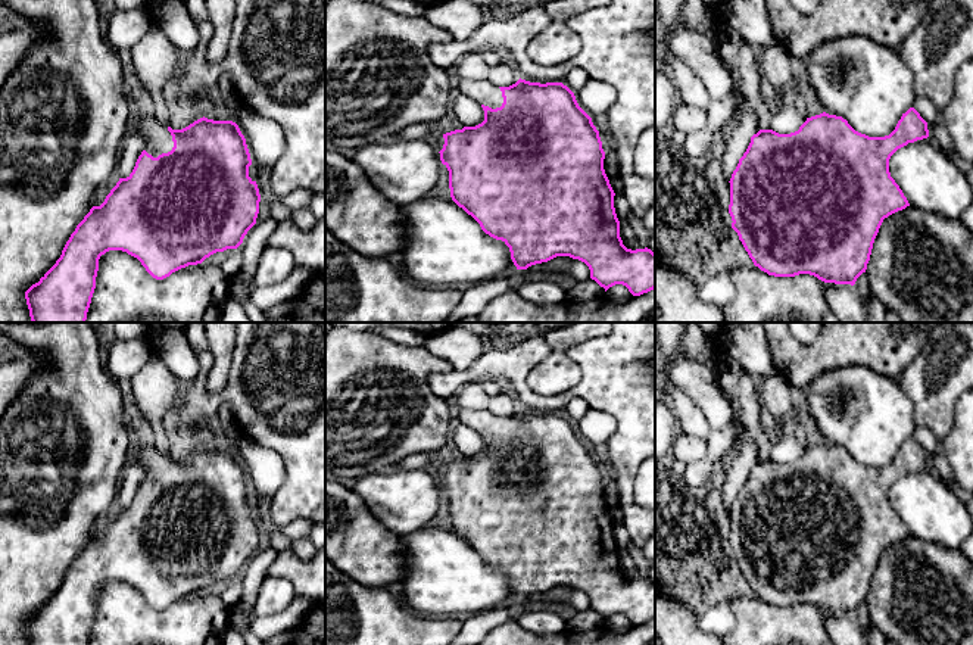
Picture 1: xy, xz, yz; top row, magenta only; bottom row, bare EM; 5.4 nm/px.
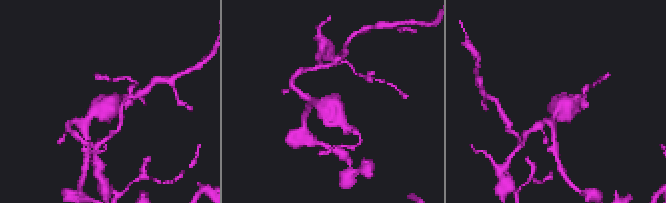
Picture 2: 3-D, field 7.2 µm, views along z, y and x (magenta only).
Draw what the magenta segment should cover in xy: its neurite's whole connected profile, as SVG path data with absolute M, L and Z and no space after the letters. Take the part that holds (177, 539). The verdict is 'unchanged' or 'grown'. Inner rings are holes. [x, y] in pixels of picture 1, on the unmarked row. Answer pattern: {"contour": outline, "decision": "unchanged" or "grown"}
{"contour": "M141 448L146 477L132 502L119 508L100 536L93 536L66 571L56 593L25 621L29 645L87 645L99 589L109 580L137 588L156 610L227 579L237 579L256 554L261 524L249 507L246 468L233 451L200 448L183 459Z", "decision": "grown"}

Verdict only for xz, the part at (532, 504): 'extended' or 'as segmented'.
extended

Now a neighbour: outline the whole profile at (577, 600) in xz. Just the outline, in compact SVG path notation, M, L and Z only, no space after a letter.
M571 589L571 592L567 596L567 599L564 601L564 604L571 605L577 613L586 611L590 608L589 596L579 589Z

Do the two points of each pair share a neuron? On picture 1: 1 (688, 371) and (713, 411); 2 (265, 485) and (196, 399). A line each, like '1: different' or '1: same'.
1: same
2: different

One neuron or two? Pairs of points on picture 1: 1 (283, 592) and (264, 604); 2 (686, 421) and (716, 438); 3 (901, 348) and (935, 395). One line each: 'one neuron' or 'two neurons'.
1: one neuron
2: two neurons
3: two neurons

